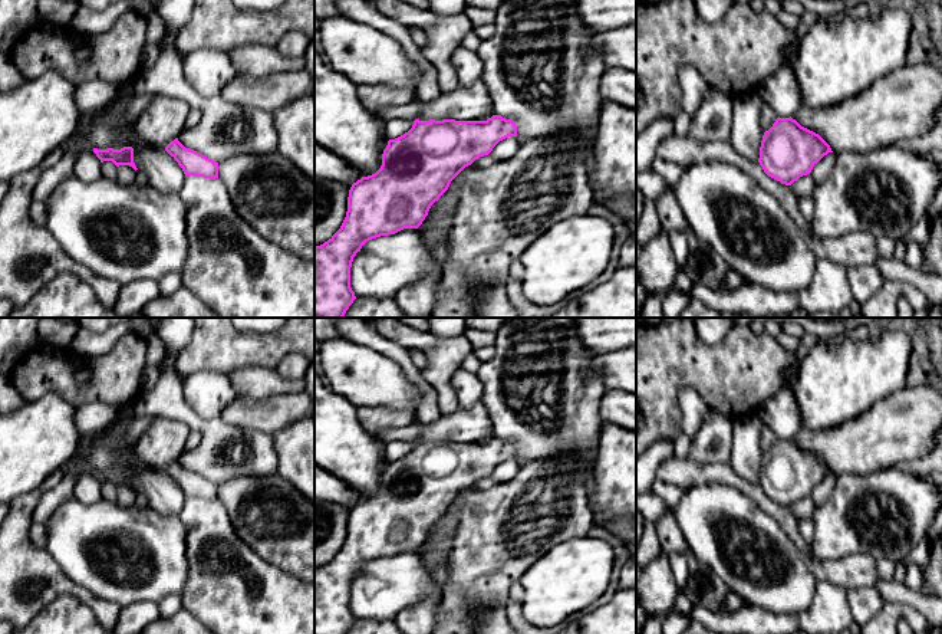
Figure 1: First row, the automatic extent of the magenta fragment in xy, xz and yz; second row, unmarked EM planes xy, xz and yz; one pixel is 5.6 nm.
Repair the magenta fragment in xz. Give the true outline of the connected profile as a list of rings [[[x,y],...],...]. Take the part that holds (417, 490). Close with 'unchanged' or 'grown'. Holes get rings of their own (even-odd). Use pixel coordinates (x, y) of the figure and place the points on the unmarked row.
[[[493,437],[487,443],[415,441],[408,454],[389,461],[381,490],[352,506],[340,551],[314,569],[314,634],[346,634],[356,621],[350,610],[350,589],[362,568],[404,551],[418,551],[451,503],[508,459],[517,459],[516,444]]]; unchanged

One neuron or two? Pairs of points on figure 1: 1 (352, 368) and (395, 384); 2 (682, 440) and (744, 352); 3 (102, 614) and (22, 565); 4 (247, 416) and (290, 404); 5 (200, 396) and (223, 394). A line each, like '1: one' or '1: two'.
1: one
2: two
3: one
4: one
5: one

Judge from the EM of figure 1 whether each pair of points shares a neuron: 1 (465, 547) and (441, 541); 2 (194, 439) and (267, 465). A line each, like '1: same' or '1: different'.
1: different
2: different

